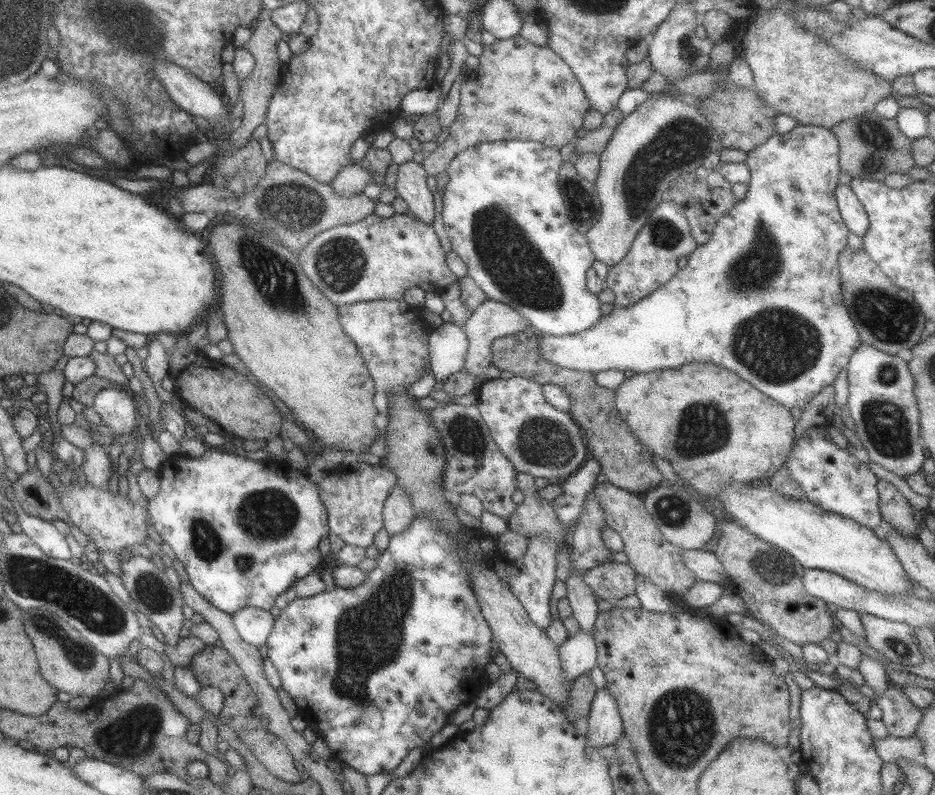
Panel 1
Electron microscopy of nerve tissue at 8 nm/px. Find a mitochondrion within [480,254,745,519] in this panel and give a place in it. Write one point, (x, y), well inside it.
(546, 443)

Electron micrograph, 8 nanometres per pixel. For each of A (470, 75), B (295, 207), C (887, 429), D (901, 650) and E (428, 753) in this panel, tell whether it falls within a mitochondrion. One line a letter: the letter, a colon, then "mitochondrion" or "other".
A: other
B: mitochondrion
C: mitochondrion
D: mitochondrion
E: other

